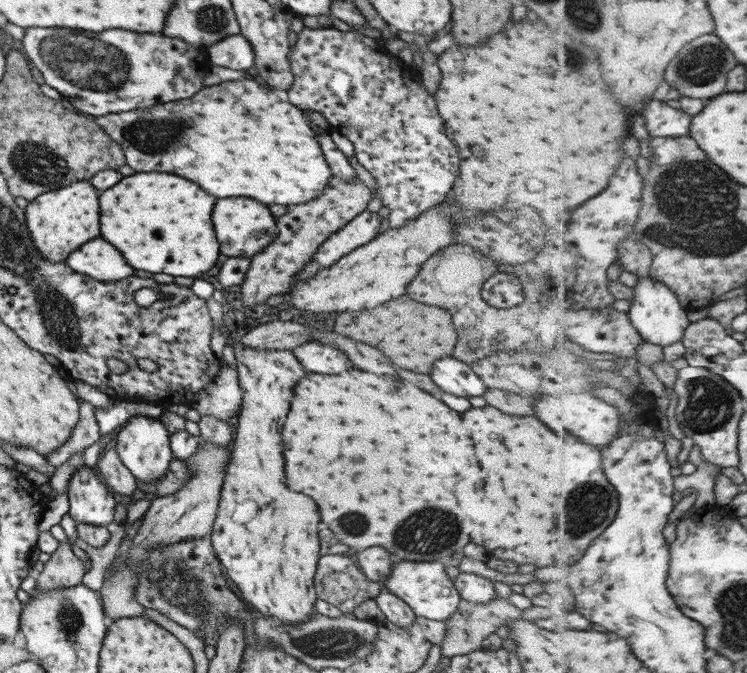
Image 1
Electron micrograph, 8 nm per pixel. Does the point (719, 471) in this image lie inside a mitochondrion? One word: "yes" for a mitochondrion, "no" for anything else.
no

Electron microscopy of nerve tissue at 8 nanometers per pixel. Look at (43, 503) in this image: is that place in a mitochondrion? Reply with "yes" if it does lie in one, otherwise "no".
no

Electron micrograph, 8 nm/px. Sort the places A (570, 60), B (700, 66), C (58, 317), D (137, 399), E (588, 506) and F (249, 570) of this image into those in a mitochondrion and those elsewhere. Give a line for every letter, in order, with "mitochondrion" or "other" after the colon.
A: mitochondrion
B: mitochondrion
C: mitochondrion
D: other
E: mitochondrion
F: other

